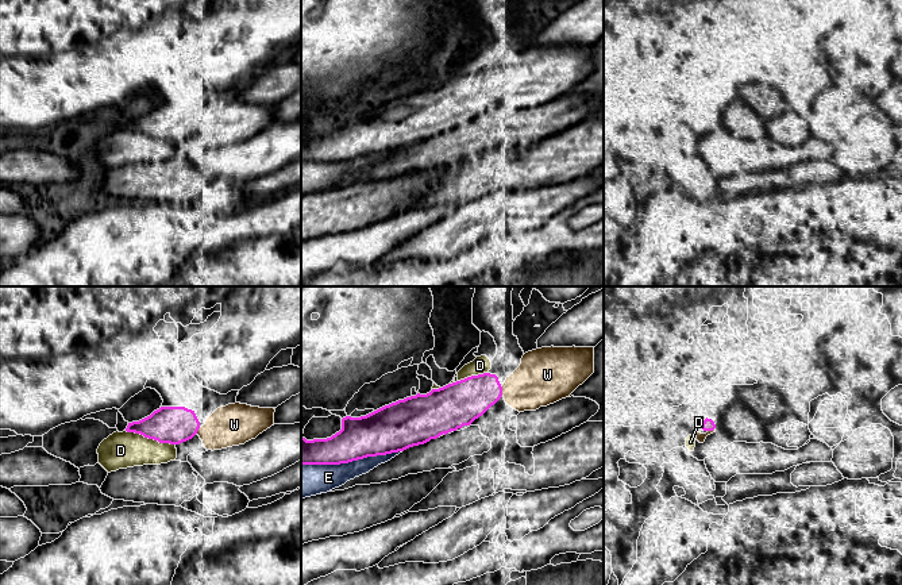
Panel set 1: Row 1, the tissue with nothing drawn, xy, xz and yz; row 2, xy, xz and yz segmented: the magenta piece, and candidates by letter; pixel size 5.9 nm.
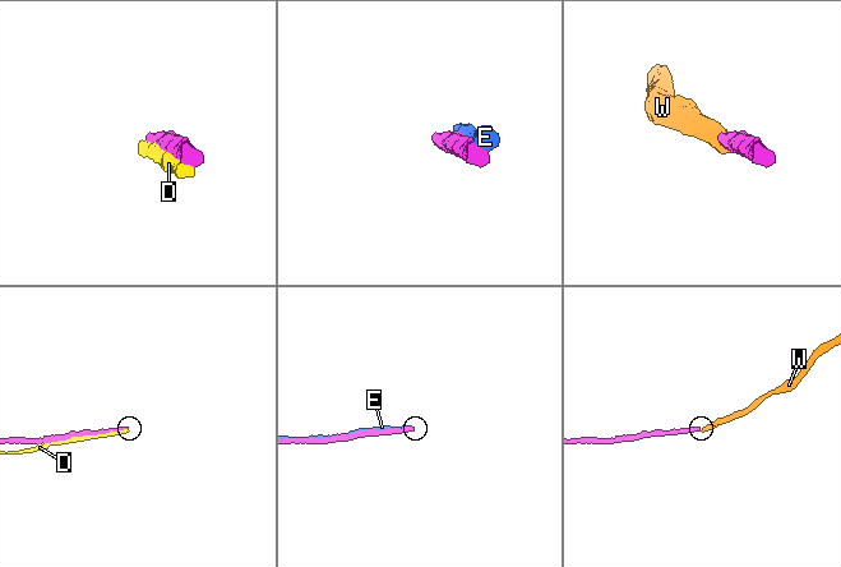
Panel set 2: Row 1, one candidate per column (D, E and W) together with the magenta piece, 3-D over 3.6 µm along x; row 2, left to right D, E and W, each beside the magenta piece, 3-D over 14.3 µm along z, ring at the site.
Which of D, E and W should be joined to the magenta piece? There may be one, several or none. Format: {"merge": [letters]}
{"merge": ["W"]}

